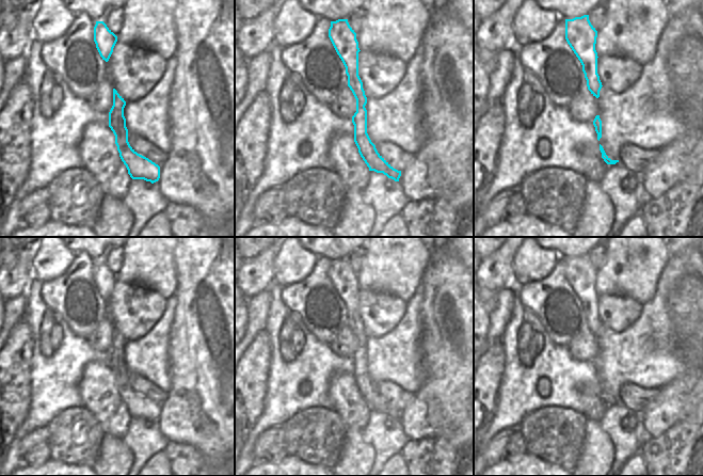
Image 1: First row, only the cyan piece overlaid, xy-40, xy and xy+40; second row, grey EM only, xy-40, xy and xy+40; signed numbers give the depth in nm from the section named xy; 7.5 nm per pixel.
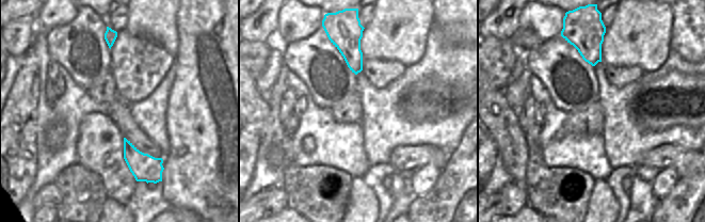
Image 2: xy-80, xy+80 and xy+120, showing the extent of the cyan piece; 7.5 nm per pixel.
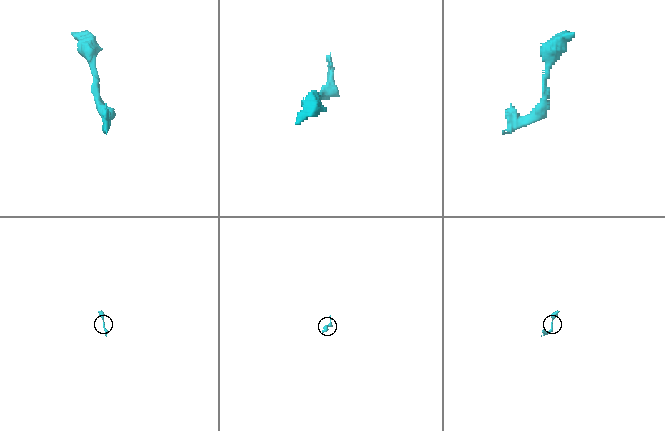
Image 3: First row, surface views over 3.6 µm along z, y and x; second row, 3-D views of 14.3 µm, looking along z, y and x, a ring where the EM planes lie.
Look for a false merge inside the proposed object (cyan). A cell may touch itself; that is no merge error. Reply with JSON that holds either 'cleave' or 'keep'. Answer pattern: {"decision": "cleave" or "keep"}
{"decision": "keep"}

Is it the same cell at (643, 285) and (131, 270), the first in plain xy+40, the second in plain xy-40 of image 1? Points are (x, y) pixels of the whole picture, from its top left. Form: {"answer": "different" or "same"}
{"answer": "same"}

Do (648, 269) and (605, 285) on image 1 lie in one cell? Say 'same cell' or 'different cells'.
same cell

